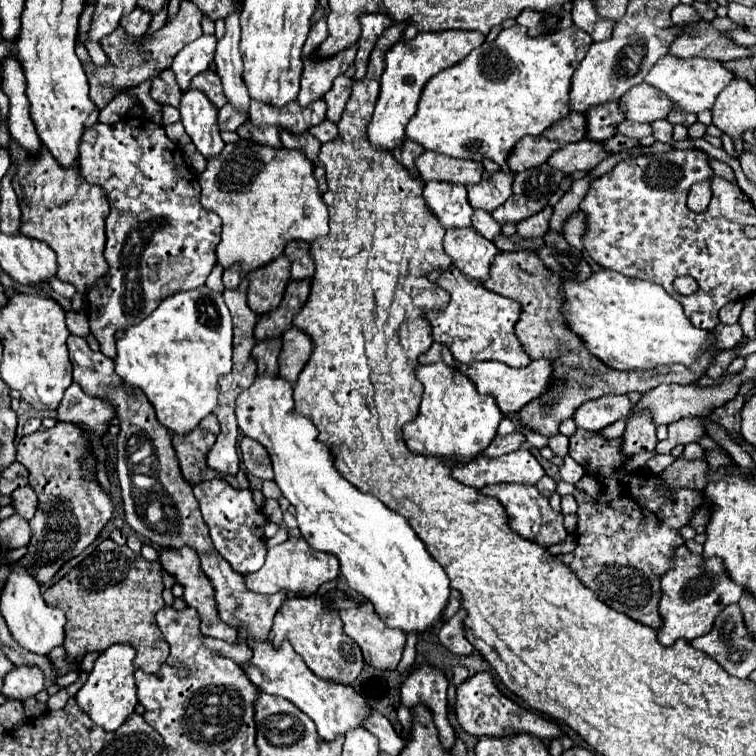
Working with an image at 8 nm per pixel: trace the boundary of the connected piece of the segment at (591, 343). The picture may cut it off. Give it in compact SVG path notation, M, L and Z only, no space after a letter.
M612 270L594 272L588 280L562 282L566 296L566 324L580 334L586 348L616 370L652 370L656 366L684 364L704 374L718 356L714 330L692 326L676 302L660 284L636 280Z

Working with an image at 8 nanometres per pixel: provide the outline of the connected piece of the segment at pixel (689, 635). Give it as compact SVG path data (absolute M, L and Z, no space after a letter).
M680 546L676 550L676 568L666 572L662 578L662 598L658 604L662 626L658 630L658 642L674 644L678 638L690 642L698 636L708 634L716 616L740 598L740 586L732 584L728 576L724 576L724 566L720 560L708 560L708 564L700 564L700 556L690 554L686 546Z

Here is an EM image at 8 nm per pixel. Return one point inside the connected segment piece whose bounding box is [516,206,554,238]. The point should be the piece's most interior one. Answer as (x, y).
(536, 226)

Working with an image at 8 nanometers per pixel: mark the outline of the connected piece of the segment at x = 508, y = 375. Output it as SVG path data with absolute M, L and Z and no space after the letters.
M544 358L542 360L532 360L524 368L512 368L504 362L488 360L488 362L472 362L472 364L458 366L458 370L462 374L466 374L476 384L480 394L494 396L496 402L498 402L498 408L504 414L510 414L510 412L518 412L524 404L528 404L532 398L536 398L548 386L552 366L550 366L550 360L544 360Z

